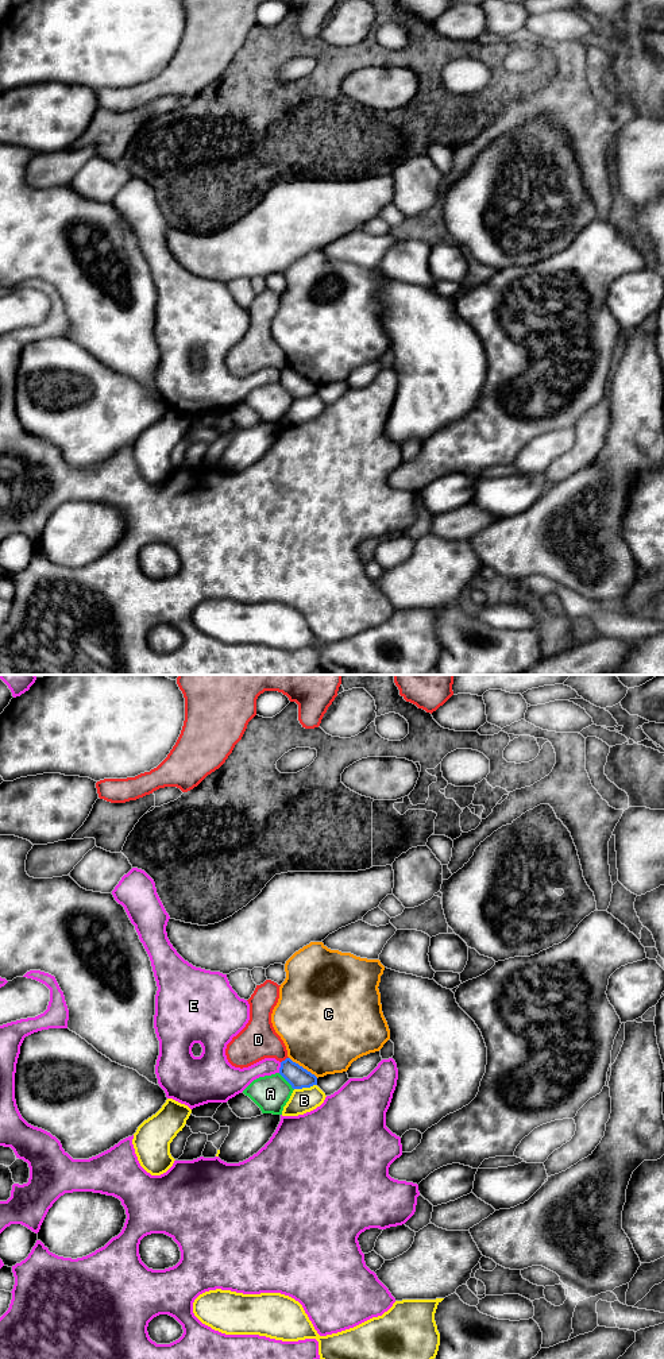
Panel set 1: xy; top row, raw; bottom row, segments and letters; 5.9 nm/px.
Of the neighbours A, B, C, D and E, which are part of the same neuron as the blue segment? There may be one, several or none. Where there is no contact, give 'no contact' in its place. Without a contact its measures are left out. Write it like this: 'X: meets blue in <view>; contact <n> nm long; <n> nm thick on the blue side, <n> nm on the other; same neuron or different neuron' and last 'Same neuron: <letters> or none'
A: meets blue in xy; contact 140 nm long; 130 nm thick on the blue side, 220 nm on the other; different neuron
B: meets blue in xy; contact 140 nm long; 130 nm thick on the blue side, 150 nm on the other; different neuron
C: meets blue in xy; contact 220 nm long; 130 nm thick on the blue side, 480 nm on the other; different neuron
D: meets blue in xy; contact 60 nm long; 130 nm thick on the blue side, 220 nm on the other; different neuron
E: meets blue in xy; contact 70 nm long; 130 nm thick on the blue side, 130 nm on the other; different neuron
Same neuron: none

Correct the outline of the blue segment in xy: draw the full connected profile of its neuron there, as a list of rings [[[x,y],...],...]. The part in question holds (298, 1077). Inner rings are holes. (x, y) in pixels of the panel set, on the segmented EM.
[[[290,1058],[281,1062],[279,1074],[292,1085],[293,1089],[317,1085],[317,1077],[293,1062]]]

